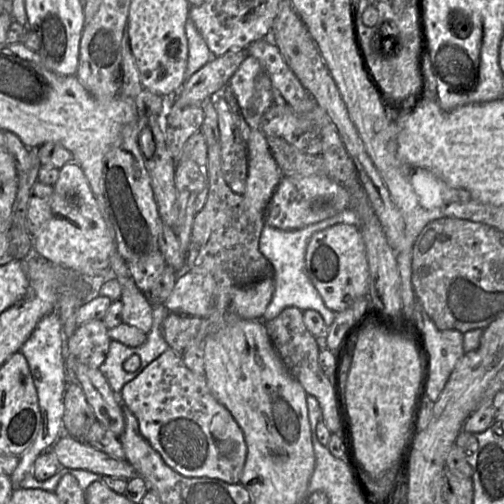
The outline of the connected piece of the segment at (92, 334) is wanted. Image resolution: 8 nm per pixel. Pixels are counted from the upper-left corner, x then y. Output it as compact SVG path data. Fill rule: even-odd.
M91 320L78 325L66 341L66 354L77 362L99 369L104 363L111 338L102 320Z

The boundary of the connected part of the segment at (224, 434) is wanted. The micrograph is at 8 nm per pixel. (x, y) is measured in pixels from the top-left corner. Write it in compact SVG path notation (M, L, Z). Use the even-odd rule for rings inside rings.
M172 349L162 353L126 383L118 396L137 419L140 434L173 470L186 477L208 477L239 484L247 456L243 431L230 411L213 397L205 376L196 375L185 366L182 353ZM222 440L233 442L234 448L229 455L219 453L218 444Z

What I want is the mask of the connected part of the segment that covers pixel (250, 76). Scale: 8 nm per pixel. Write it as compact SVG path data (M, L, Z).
M248 54L227 83L227 89L233 94L242 118L250 129L260 129L263 114L273 104L271 80L260 61Z

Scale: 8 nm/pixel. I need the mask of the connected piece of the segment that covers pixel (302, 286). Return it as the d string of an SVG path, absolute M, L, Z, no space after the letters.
M346 208L333 217L297 230L285 231L265 225L259 240L259 250L273 266L274 292L262 320L272 320L285 308L296 307L301 311L317 311L327 327L333 323L337 314L326 307L317 289L309 279L305 269L305 253L310 238L316 232L337 223L354 225L360 229L360 218L351 208Z

